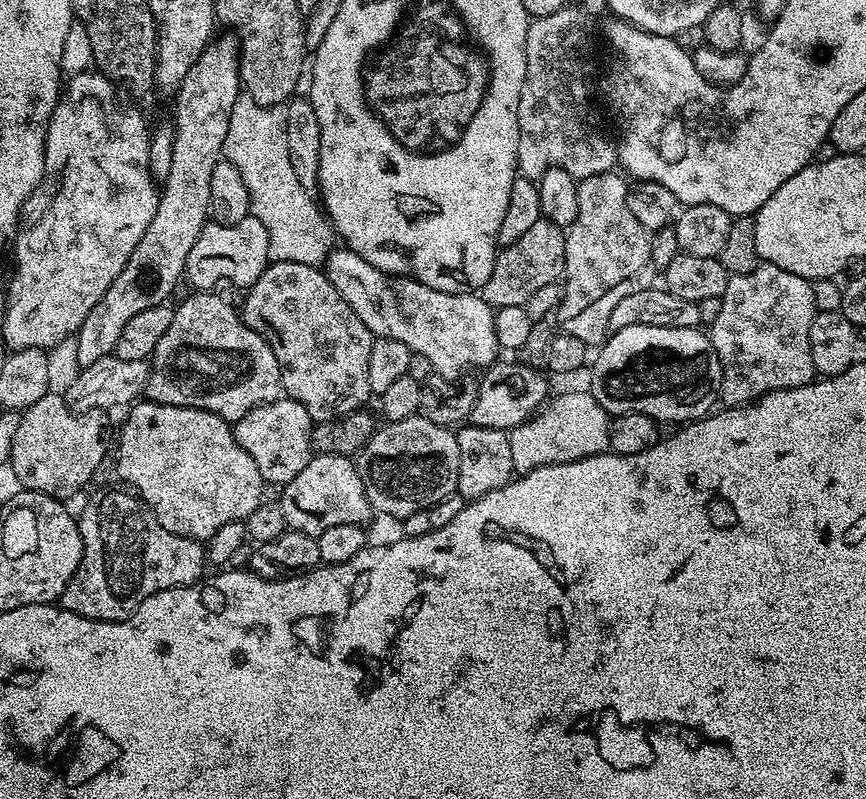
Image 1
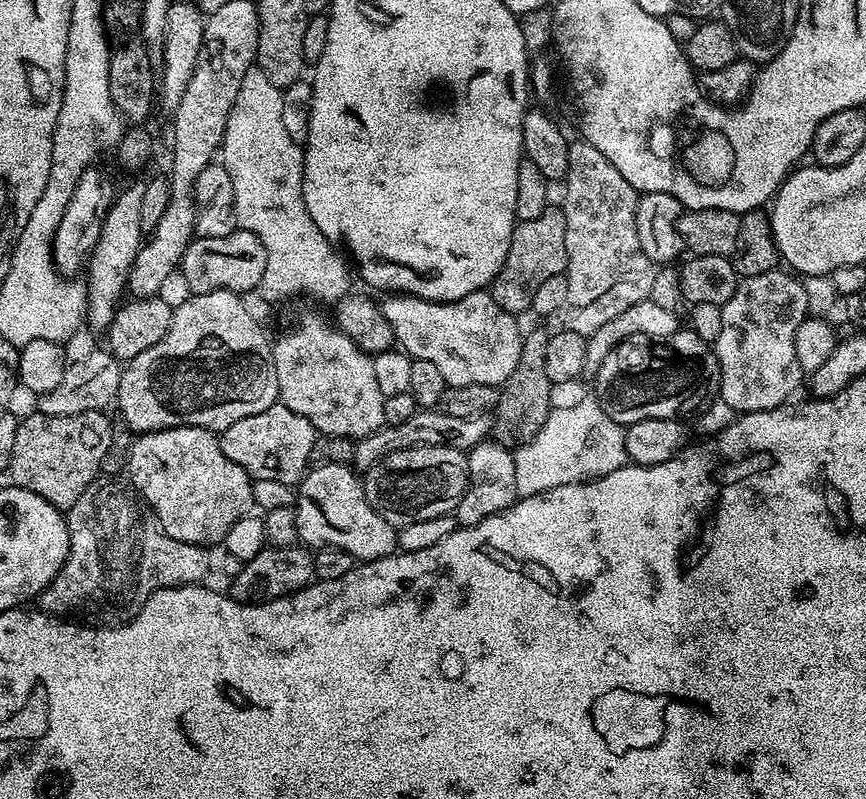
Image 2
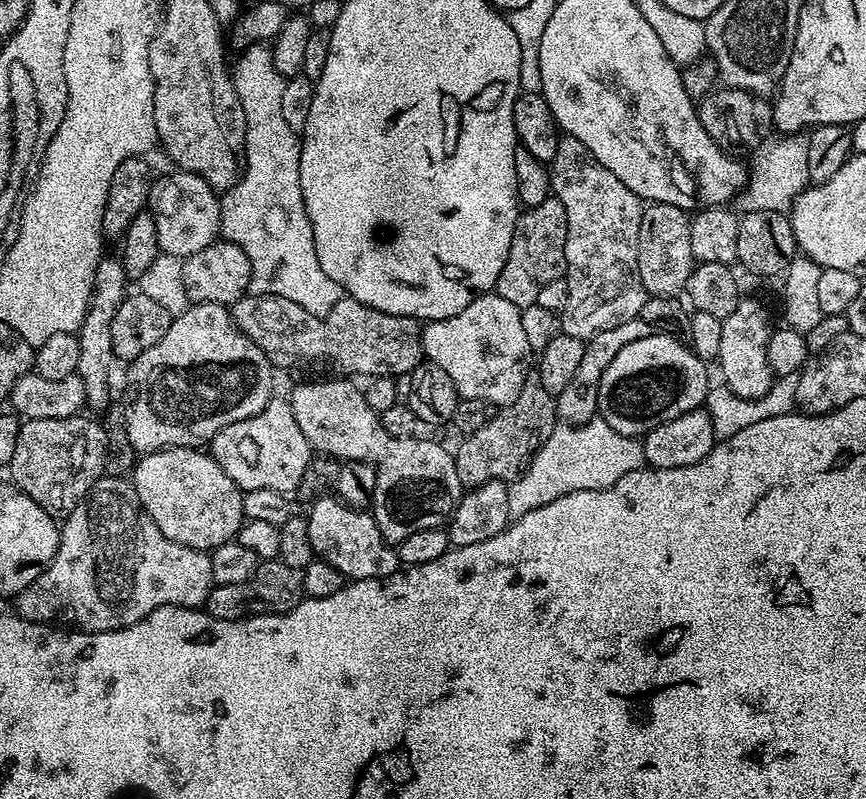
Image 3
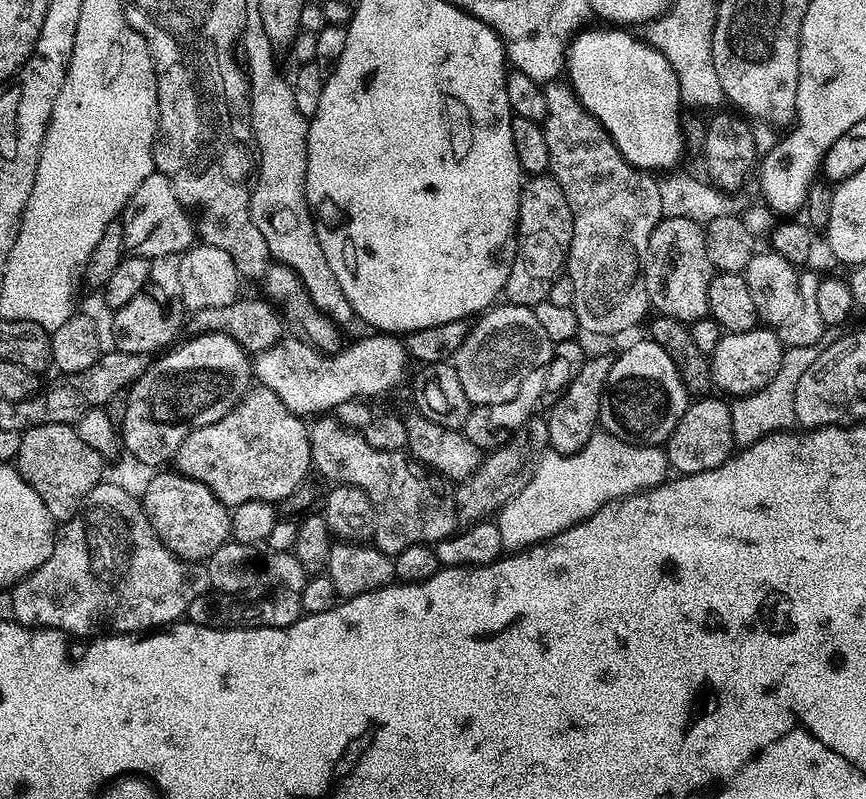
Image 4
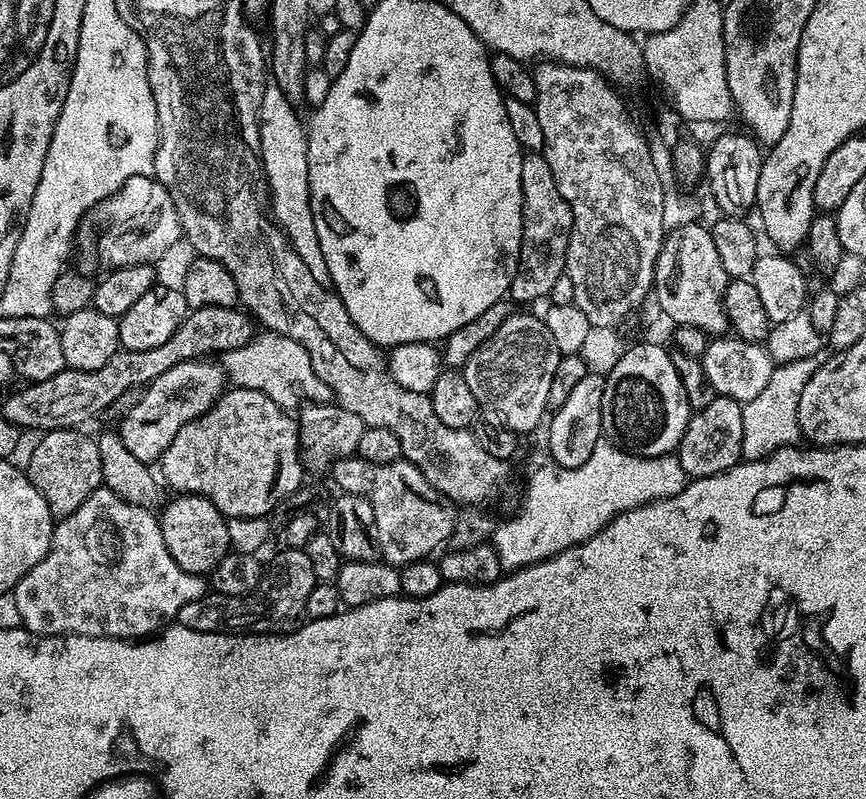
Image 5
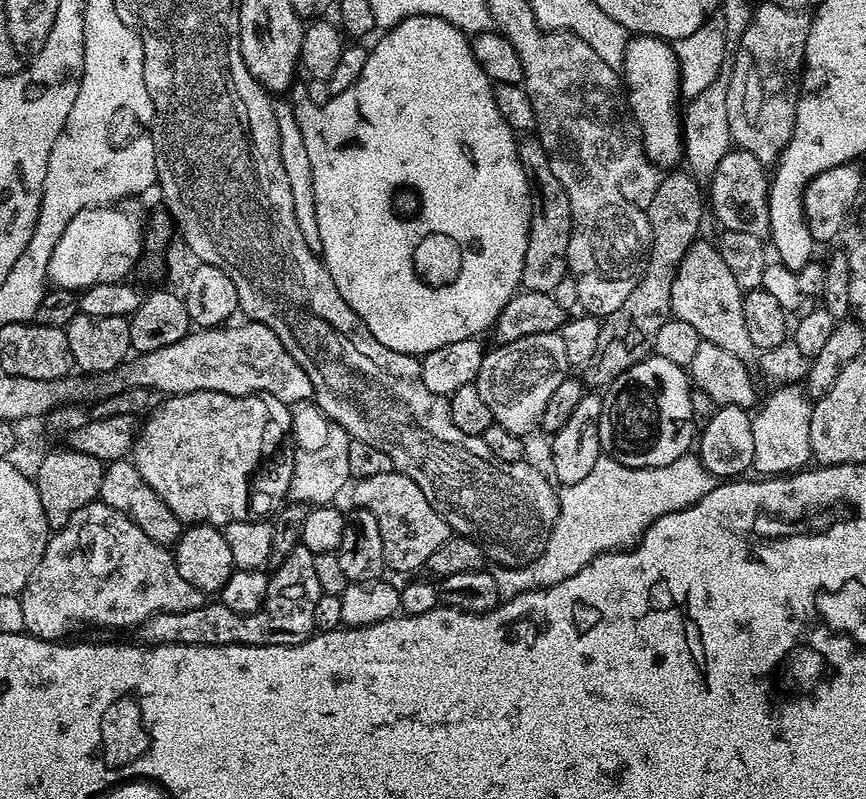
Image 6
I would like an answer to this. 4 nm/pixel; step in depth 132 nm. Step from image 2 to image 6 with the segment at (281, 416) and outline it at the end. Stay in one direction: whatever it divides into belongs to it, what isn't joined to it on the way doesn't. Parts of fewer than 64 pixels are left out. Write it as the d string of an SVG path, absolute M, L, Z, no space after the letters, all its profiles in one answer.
M182 392L161 400L164 401L147 413L148 421L139 425L138 435L132 442L130 459L138 474L142 474L150 490L174 510L181 522L223 526L247 520L245 485L252 465L257 465L266 452L264 435L268 432L269 401L260 394L235 396L221 392Z

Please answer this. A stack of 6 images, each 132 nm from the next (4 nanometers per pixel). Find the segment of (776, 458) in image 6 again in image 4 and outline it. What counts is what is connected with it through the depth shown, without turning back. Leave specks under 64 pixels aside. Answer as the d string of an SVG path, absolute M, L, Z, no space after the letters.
M827 325L820 341L812 346L790 347L785 349L782 366L778 374L770 380L766 386L747 396L740 396L731 401L731 424L734 441L741 447L748 447L754 442L768 436L770 433L785 431L795 425L794 393L797 390L798 381L811 365L828 346L838 342L844 330L841 325Z

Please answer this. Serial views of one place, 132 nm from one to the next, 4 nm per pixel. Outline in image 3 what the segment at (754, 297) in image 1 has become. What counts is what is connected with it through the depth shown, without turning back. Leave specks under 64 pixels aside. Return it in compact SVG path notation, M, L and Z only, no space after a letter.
M741 299L740 305L723 320L722 350L718 357L723 383L742 399L758 399L770 390L774 373L768 361L768 343L774 331L774 323L768 317L760 300Z

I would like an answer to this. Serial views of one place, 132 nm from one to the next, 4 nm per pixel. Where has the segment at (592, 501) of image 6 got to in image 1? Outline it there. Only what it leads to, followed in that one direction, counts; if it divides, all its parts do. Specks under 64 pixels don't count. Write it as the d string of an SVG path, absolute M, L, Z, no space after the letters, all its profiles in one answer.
M591 391L564 392L561 396L554 396L539 411L508 432L510 458L517 473L533 472L547 464L565 464L609 451L610 413L592 397Z

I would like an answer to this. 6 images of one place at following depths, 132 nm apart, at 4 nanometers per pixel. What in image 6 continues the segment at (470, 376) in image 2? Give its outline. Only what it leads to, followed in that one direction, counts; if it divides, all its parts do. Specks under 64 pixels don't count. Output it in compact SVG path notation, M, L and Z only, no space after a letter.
M559 331L530 334L528 337L518 338L517 341L509 344L497 343L494 348L493 352L491 349L484 355L484 361L474 381L476 389L478 394L482 394L486 406L490 406L490 414L495 423L506 426L510 434L527 437L528 432L537 431L540 428L540 419L546 410L546 402L550 402L554 390L558 390L558 386L562 386L562 382L569 379L570 365L566 358L562 338Z

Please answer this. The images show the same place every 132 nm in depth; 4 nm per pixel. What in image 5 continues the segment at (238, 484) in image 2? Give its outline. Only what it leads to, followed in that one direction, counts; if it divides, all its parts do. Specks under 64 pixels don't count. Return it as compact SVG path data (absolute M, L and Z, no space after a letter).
M176 494L171 498L173 500L168 505L165 503L158 512L162 542L166 542L166 550L170 550L170 558L174 558L174 562L178 562L182 570L207 577L230 551L228 520L206 496Z

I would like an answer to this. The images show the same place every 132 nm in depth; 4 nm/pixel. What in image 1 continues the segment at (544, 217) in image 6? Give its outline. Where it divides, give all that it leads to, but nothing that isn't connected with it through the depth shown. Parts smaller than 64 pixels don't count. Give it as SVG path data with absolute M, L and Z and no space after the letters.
M541 218L526 230L513 244L503 245L496 253L494 270L490 278L478 290L478 295L489 304L493 310L506 306L524 306L541 286L557 283L564 275L564 245L565 229L554 222Z

